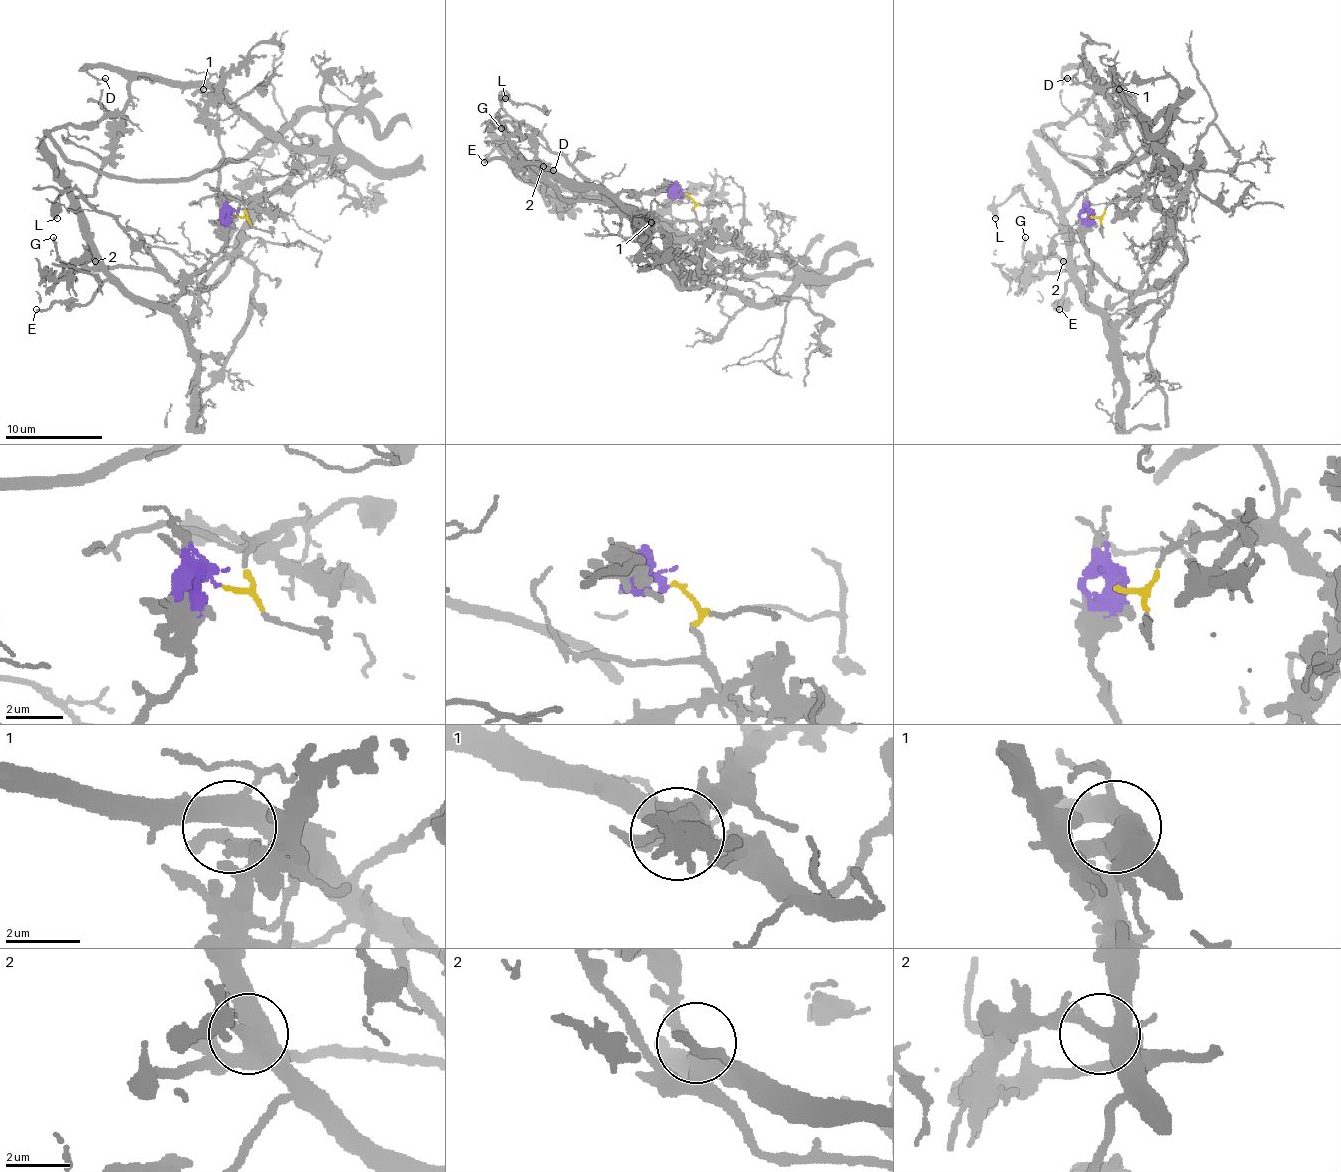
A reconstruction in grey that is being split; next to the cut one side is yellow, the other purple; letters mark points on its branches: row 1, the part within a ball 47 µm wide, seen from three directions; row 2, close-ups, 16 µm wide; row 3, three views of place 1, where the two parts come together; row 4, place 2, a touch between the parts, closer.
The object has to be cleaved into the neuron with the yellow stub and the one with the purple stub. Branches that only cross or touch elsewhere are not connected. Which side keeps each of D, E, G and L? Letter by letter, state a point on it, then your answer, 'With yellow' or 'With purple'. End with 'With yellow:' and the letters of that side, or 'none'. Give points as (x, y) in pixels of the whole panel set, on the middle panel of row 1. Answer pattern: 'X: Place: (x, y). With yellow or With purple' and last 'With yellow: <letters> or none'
D: Place: (553, 170). With yellow
E: Place: (484, 162). With purple
G: Place: (501, 128). With purple
L: Place: (505, 98). With yellow
With yellow: D, L

